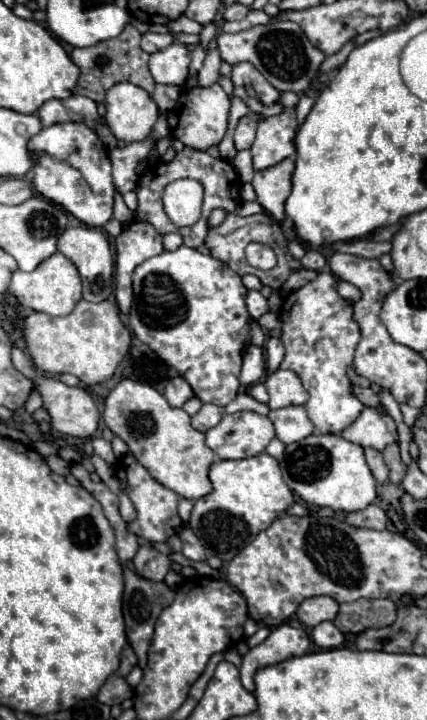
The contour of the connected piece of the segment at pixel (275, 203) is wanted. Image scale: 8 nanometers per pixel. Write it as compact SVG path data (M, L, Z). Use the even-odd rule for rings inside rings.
M288 157L278 165L256 171L252 179L252 187L258 195L258 203L276 221L284 219L284 201L288 199L292 187L290 183L292 169L294 169L294 157Z

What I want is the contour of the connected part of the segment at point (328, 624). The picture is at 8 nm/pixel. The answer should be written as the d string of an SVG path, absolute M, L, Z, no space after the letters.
M322 621L312 629L312 641L322 649L334 649L342 645L344 635L334 627L332 621Z

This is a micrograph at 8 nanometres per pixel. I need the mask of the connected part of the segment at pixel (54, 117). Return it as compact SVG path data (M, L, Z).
M70 95L68 99L50 99L46 101L38 111L38 119L42 125L54 125L54 123L84 123L88 125L98 137L104 141L106 147L114 149L116 147L116 137L104 123L104 119L96 111L96 103L88 97L82 95Z

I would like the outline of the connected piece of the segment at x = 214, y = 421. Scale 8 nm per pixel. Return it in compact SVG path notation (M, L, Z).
M202 405L202 409L192 417L192 427L206 433L210 427L218 425L222 417L222 409L218 405Z

